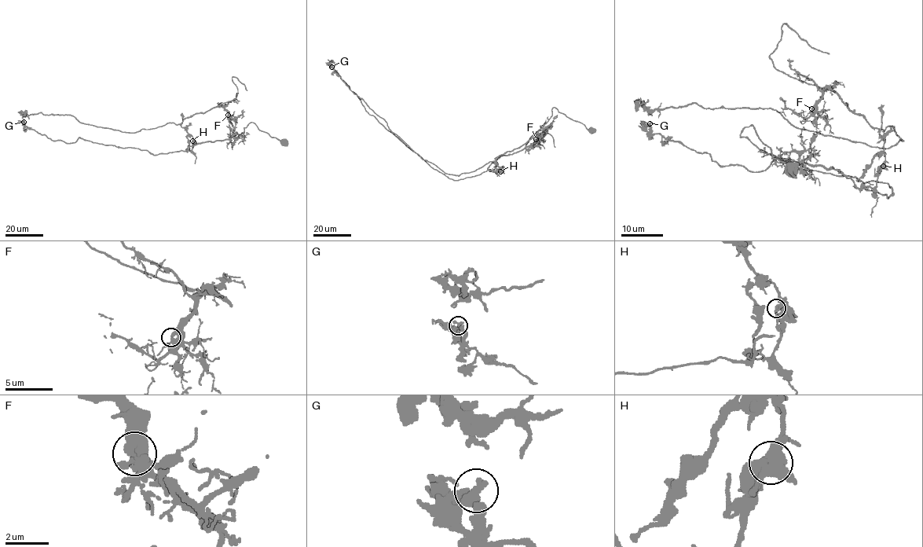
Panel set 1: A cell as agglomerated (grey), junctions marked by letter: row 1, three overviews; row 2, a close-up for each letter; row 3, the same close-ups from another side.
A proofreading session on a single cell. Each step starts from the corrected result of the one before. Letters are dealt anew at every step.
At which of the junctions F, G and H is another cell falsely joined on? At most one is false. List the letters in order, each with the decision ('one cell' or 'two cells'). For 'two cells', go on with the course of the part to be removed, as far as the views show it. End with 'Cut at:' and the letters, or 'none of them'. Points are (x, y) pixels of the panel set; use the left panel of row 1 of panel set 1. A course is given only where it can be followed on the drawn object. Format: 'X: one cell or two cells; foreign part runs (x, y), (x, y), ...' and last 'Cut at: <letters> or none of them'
F: one cell
G: one cell
H: two cells; foreign part runs (192, 141), (173, 122), (132, 133), (84, 124), (71, 115), (21, 112), (27, 111)
Cut at: H

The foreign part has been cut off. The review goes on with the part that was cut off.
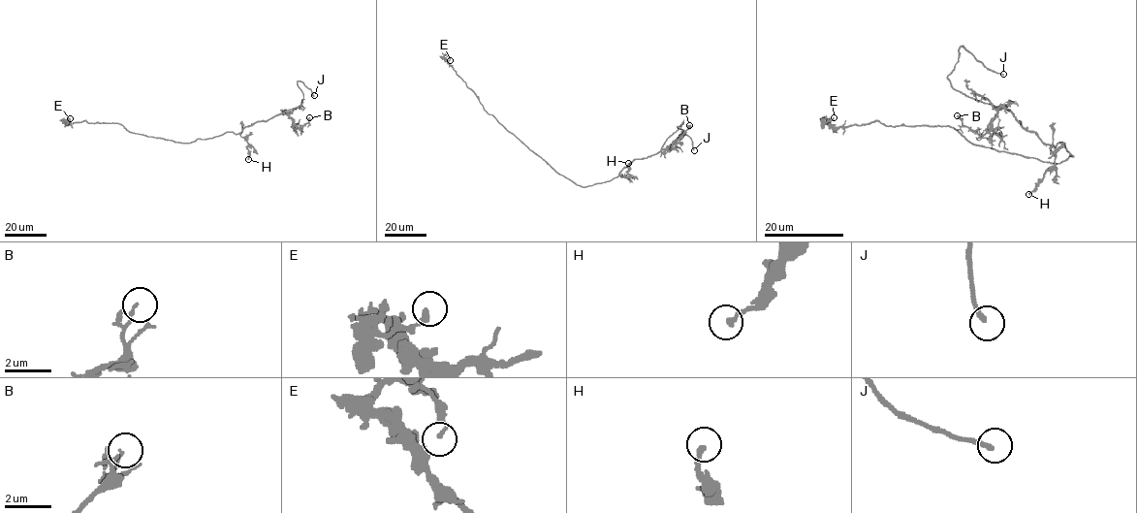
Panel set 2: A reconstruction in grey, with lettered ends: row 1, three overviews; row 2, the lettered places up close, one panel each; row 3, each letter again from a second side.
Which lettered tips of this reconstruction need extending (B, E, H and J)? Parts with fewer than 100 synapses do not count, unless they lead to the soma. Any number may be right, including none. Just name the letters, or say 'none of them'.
J

